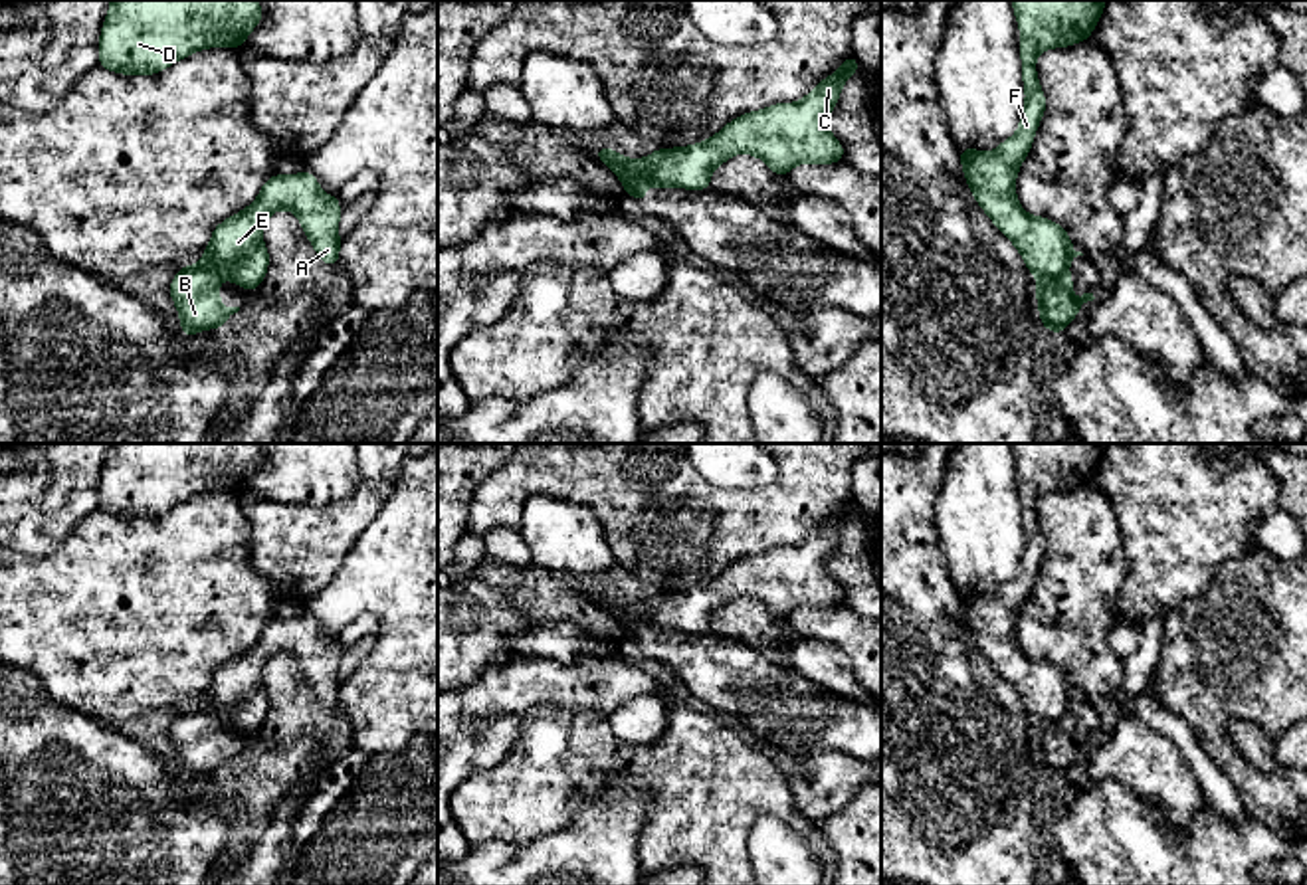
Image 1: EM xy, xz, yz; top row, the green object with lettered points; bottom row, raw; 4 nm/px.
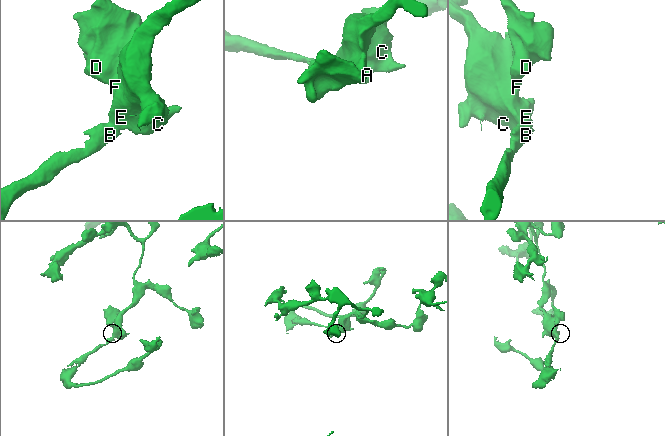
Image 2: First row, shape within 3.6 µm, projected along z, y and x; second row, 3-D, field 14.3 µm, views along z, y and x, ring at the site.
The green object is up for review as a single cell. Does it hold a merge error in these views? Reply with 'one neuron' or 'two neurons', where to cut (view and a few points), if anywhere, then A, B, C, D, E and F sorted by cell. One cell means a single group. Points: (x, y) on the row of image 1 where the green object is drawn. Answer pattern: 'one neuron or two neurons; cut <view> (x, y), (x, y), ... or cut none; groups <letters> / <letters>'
two neurons; cut xz (642, 159), (648, 175), (664, 185); groups A C D E F / B

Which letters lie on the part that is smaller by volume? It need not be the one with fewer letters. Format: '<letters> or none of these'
B

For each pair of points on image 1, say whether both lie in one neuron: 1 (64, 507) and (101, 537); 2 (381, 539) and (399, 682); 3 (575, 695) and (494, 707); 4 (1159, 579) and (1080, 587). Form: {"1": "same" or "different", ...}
{"1": "different", "2": "same", "3": "same", "4": "different"}

